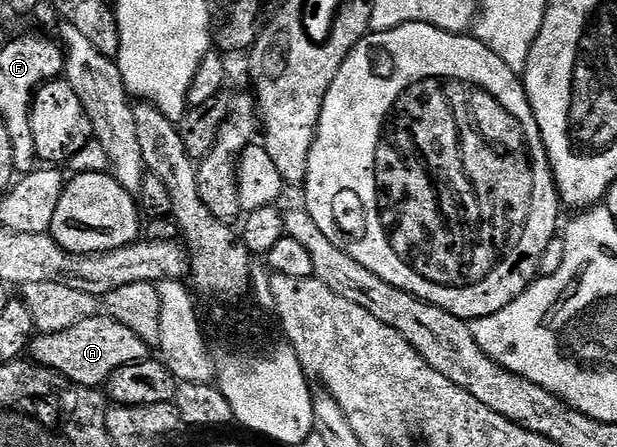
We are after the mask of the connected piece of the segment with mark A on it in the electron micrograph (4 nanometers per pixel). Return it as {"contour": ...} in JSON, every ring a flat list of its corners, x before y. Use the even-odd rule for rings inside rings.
{"contour":[[95,315,68,327,63,333,39,336,33,342,33,360,75,385,102,387,118,368,145,361,151,356,149,347,132,330,127,322,115,320,110,315]]}

